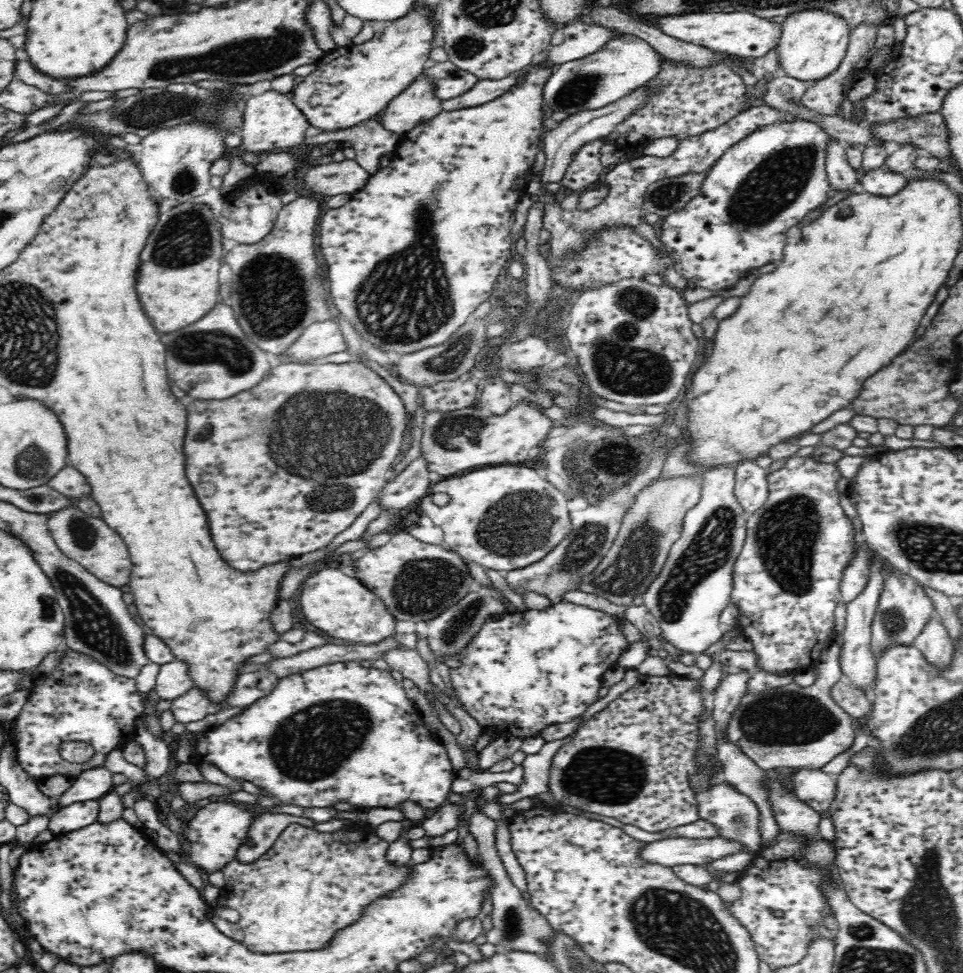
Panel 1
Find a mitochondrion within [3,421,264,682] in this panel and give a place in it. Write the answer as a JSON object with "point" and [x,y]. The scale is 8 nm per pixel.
{"point":[93,625]}

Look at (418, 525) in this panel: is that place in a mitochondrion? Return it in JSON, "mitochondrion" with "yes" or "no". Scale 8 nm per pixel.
{"mitochondrion":"no"}

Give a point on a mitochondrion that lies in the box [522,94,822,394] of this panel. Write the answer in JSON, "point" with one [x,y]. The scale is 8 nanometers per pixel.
{"point":[776,182]}

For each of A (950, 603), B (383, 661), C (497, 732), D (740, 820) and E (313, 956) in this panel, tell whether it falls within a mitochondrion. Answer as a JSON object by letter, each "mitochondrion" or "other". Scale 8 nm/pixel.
{"A":"other","B":"other","C":"other","D":"mitochondrion","E":"other"}

